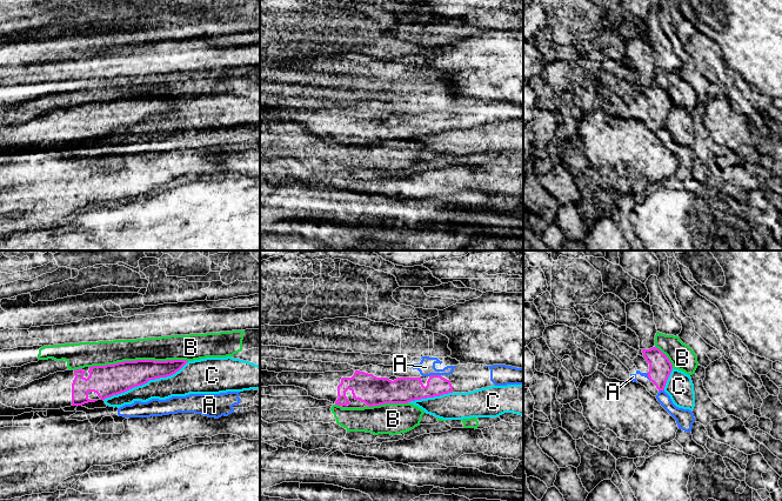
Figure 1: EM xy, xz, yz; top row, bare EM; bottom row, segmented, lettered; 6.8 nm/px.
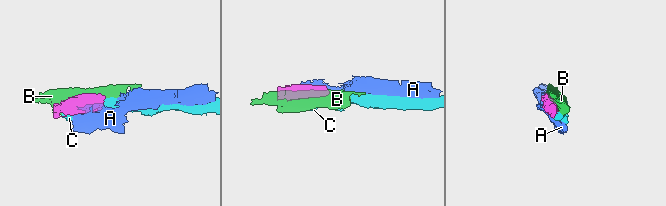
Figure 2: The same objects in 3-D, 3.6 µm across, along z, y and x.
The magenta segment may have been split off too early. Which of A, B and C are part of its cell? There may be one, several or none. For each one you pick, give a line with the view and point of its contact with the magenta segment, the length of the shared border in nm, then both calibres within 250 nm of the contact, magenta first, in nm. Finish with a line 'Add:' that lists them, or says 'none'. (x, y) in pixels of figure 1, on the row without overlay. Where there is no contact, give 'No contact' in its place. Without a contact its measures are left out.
A: Touches magenta at xz (434, 112). Shared border 80 nm. Thickness 180 nm (magenta) against 110 nm
Add: A

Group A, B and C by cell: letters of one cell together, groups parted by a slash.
A / B / C

